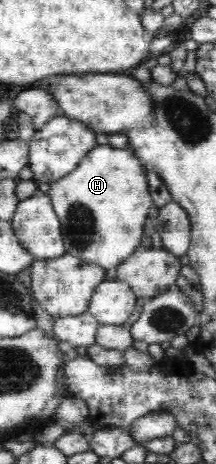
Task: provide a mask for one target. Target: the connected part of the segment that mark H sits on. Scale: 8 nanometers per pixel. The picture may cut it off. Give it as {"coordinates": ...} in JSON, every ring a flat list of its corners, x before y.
{"coordinates":[[96,143,95,147,86,156,83,156,82,160,79,160,75,171,49,184,50,189,47,194,51,197,54,211,60,220,67,254,107,271,119,267,139,246,145,244,143,239,145,220,149,216,151,204,154,203,146,177,148,170,149,168,142,165,130,149,121,150]]}

